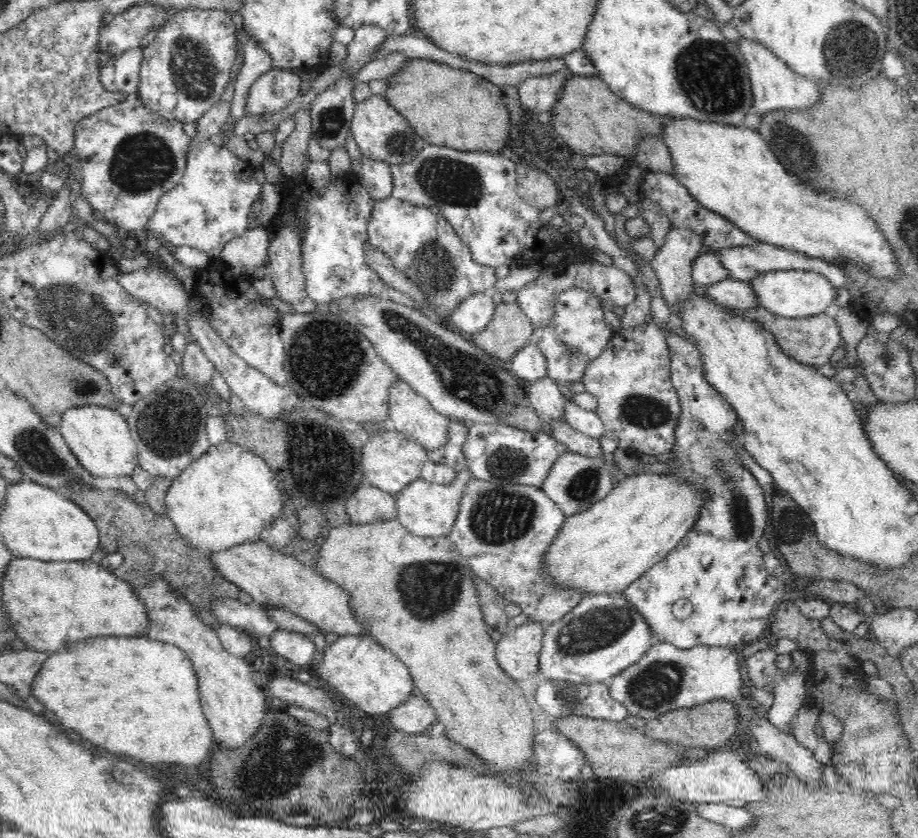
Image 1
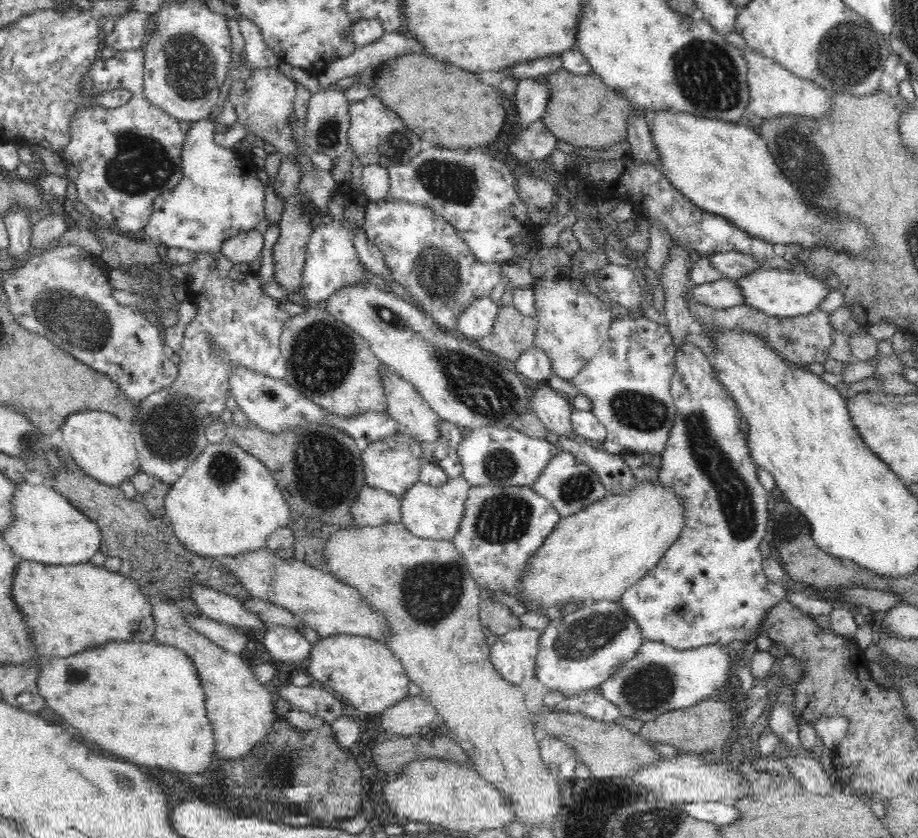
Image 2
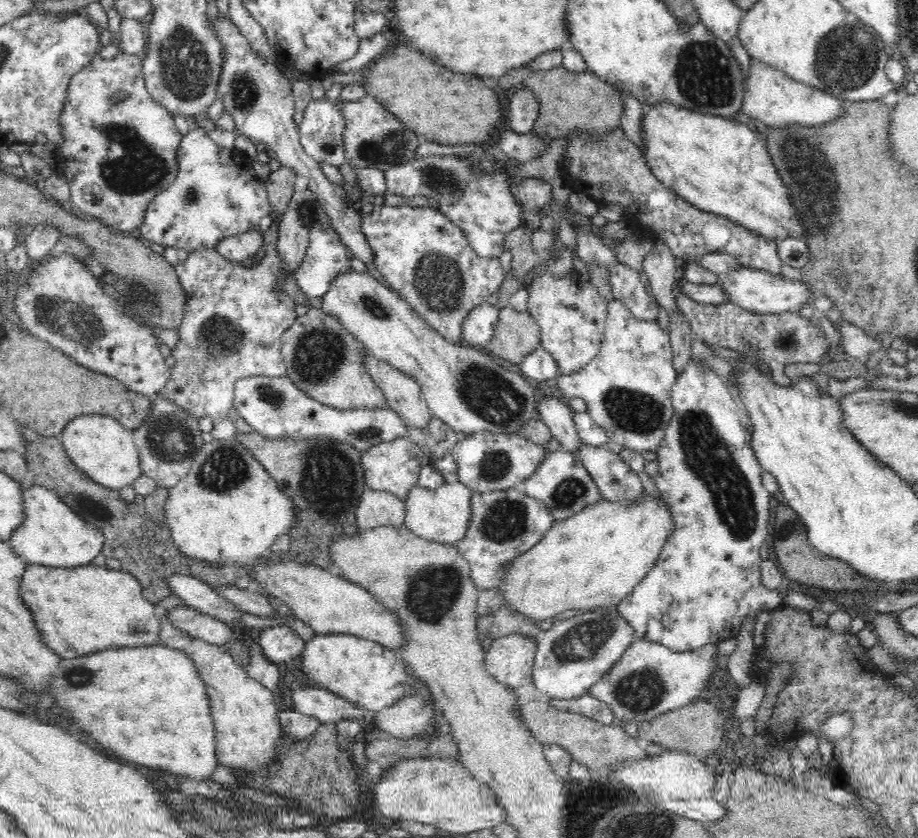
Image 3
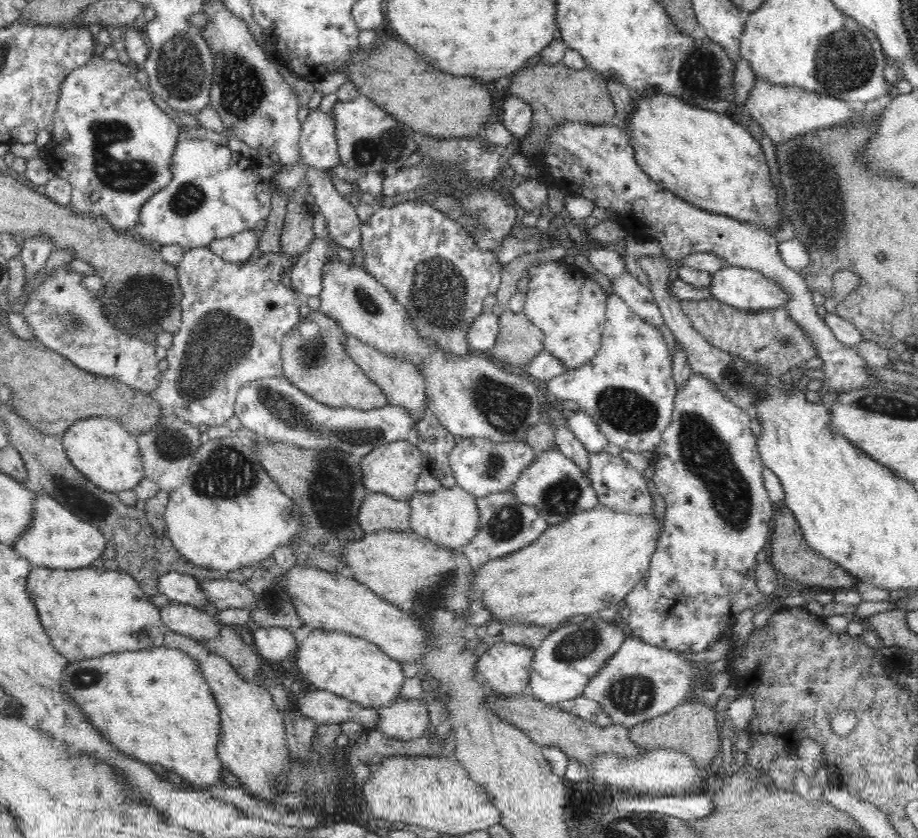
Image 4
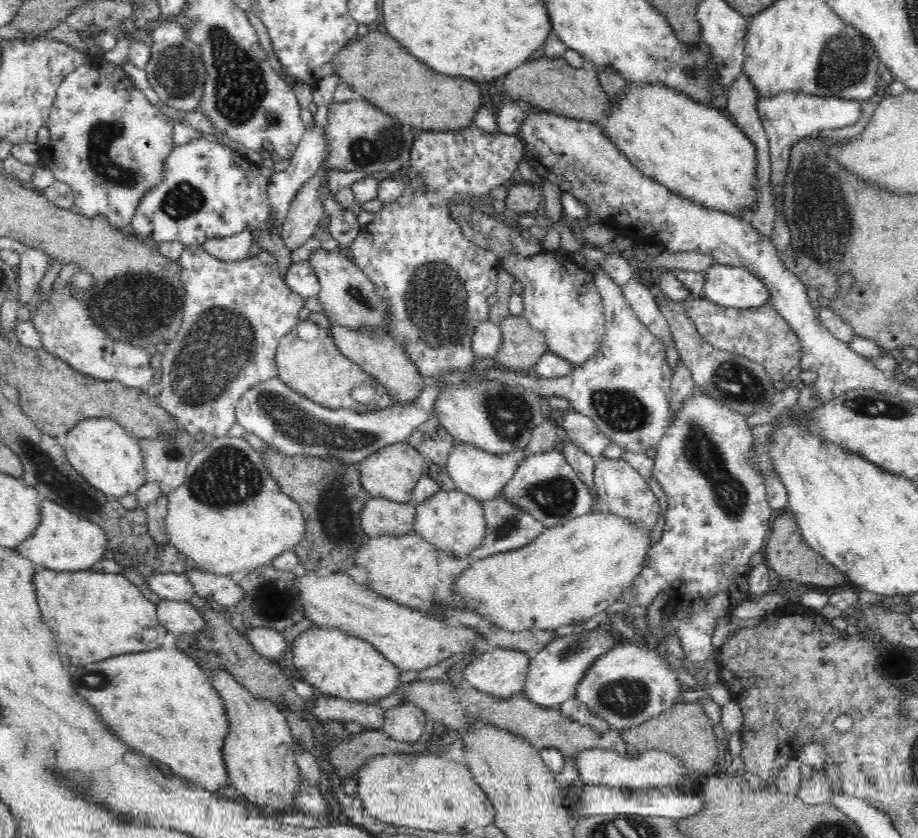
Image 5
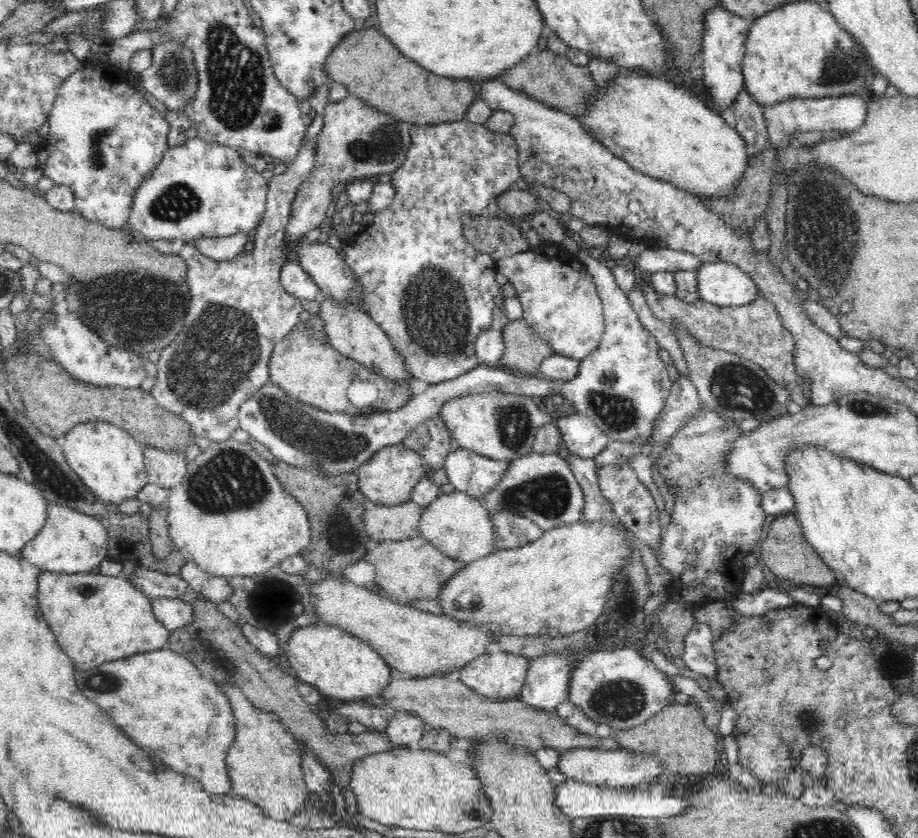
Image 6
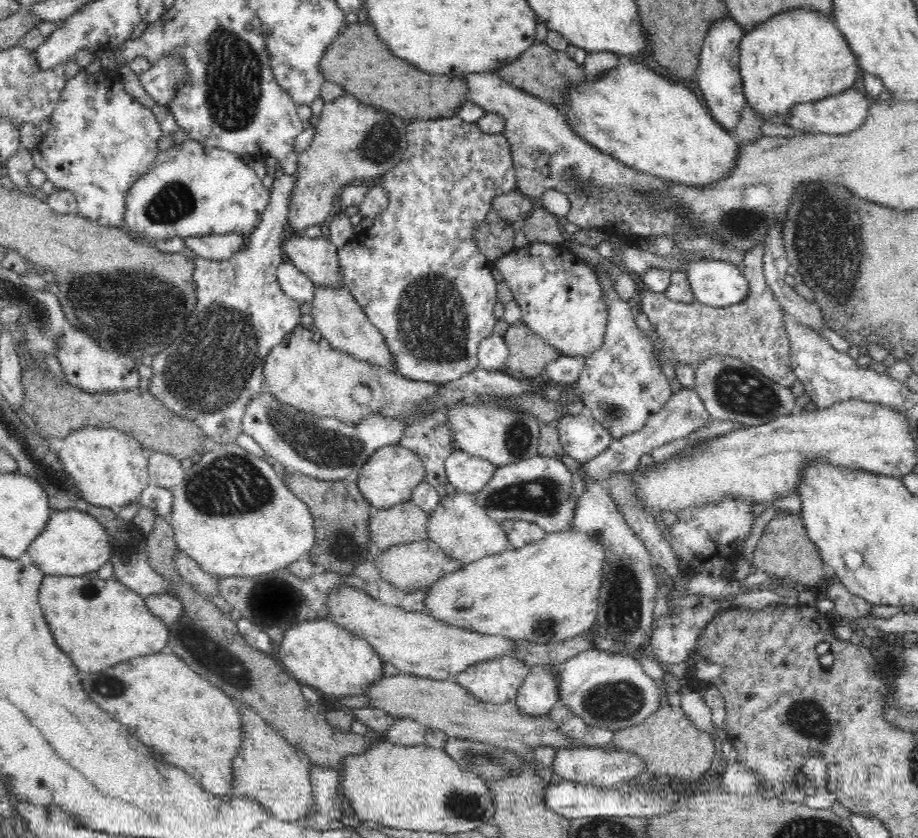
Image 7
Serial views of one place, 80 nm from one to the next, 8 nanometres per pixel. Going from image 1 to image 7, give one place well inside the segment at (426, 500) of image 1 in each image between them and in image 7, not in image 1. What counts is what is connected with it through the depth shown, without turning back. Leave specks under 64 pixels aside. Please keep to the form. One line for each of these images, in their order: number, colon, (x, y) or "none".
2: (434, 512)
3: (441, 515)
4: (448, 516)
5: (453, 521)
6: (455, 523)
7: (460, 527)

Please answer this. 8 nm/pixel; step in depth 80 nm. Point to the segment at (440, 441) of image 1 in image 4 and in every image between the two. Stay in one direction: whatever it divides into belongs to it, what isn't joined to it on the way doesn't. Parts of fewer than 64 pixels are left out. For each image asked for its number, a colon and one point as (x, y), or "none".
2: (413, 416)
3: (402, 393)
4: (403, 387)

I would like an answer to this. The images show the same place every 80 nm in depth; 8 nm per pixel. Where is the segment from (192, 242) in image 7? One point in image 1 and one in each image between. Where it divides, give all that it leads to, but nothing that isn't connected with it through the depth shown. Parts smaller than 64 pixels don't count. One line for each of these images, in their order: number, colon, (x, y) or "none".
1: (250, 250)
2: (246, 247)
3: (237, 248)
4: (238, 248)
5: (235, 248)
6: (226, 248)

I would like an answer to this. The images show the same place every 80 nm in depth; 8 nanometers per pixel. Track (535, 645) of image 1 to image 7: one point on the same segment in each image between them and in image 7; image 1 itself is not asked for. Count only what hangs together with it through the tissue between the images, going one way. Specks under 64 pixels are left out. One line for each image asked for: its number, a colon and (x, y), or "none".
2: (514, 654)
3: (510, 659)
4: (506, 666)
5: (503, 671)
6: (500, 675)
7: (497, 680)

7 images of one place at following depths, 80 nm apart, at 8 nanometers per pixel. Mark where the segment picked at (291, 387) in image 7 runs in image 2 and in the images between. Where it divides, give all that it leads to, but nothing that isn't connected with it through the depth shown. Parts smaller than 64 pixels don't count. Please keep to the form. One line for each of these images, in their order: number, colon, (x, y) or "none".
2: (328, 362)
3: (327, 362)
4: (321, 367)
5: (318, 370)
6: (311, 370)

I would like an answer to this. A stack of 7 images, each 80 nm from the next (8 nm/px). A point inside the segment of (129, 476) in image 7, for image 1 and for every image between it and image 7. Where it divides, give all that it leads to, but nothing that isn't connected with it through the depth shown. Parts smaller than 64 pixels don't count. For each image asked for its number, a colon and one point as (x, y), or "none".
1: (100, 437)
2: (101, 443)
3: (104, 449)
4: (108, 454)
5: (107, 456)
6: (109, 460)

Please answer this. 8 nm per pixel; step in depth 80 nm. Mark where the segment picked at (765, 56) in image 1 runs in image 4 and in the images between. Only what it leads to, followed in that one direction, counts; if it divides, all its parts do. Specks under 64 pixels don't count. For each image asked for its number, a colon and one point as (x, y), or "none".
2: (774, 90)
3: (772, 97)
4: (782, 111)

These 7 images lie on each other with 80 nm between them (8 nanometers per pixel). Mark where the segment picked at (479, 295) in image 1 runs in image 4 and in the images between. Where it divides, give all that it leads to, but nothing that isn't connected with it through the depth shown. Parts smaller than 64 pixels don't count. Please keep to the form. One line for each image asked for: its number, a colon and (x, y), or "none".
2: (475, 321)
3: (478, 327)
4: (481, 336)

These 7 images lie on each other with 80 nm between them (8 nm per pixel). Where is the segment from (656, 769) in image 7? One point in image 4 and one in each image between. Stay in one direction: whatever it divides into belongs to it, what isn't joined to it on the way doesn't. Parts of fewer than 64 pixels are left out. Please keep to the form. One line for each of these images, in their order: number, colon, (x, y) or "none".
4: (690, 728)
5: (685, 730)
6: (678, 734)

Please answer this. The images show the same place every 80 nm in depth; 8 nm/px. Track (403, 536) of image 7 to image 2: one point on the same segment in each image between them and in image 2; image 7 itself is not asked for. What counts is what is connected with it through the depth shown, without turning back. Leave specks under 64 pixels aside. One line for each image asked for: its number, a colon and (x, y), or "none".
2: (372, 507)
3: (375, 508)
4: (379, 511)
5: (379, 516)
6: (383, 522)

